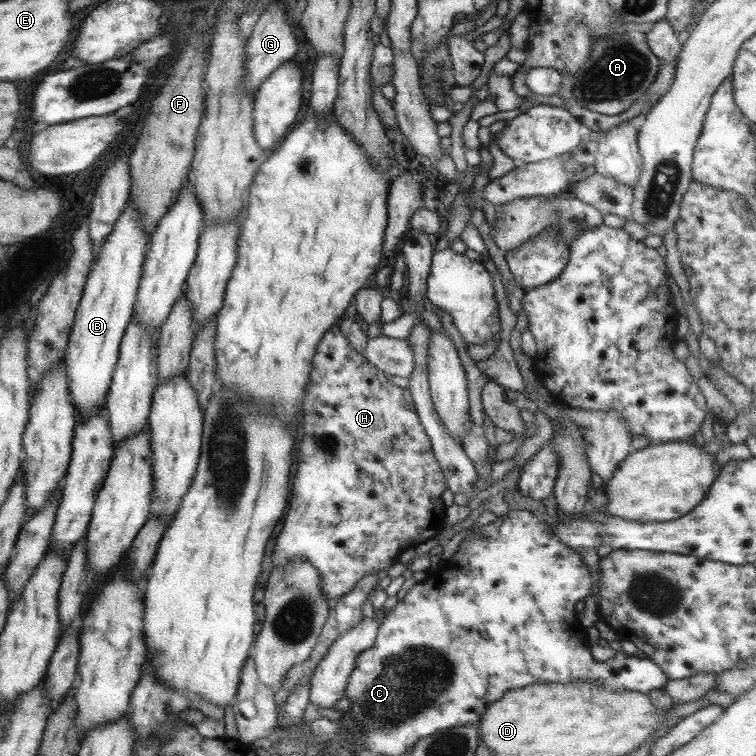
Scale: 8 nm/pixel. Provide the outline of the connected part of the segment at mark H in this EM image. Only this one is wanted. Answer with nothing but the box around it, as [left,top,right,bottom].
[271,324,446,603]

